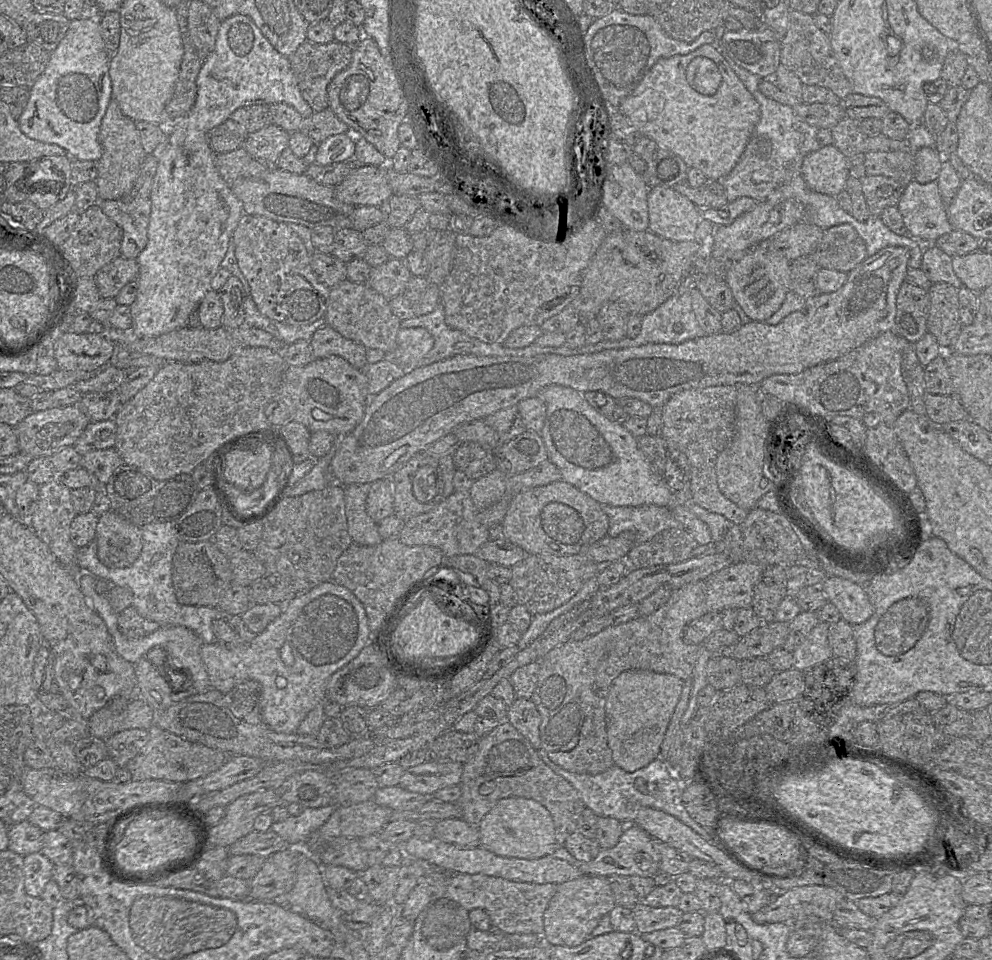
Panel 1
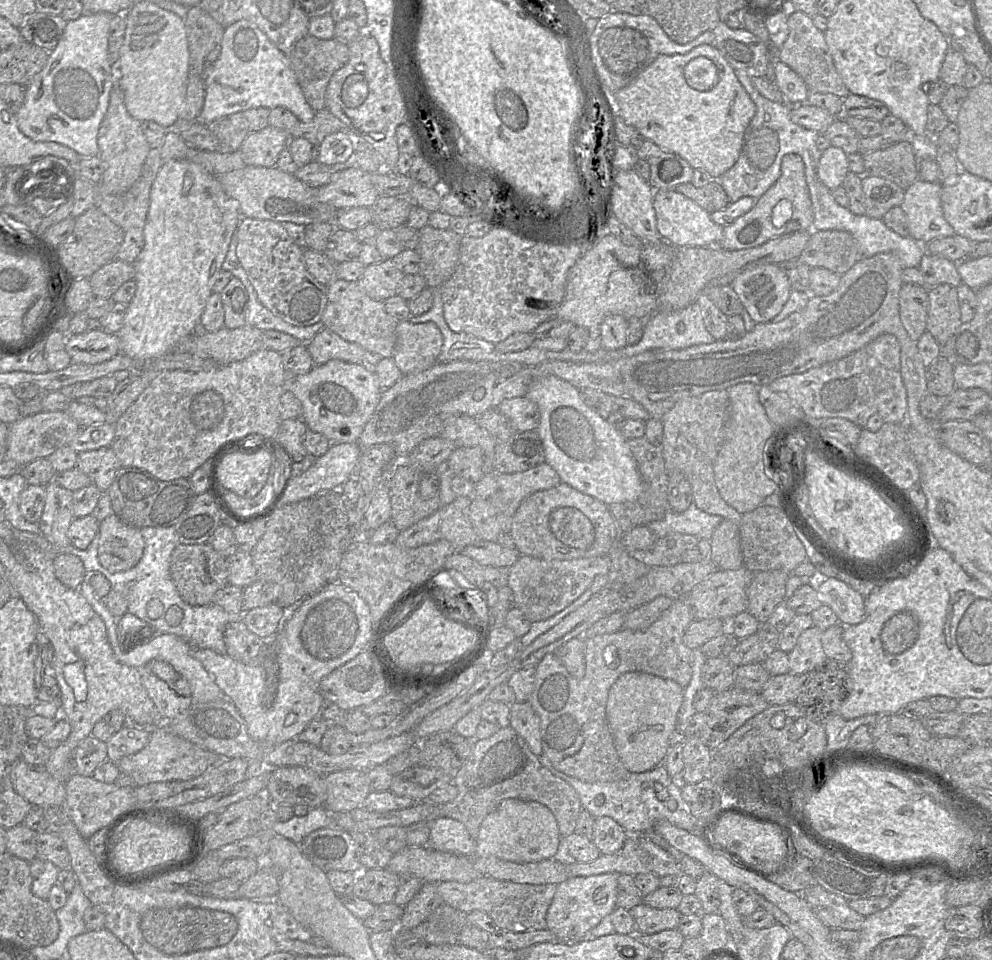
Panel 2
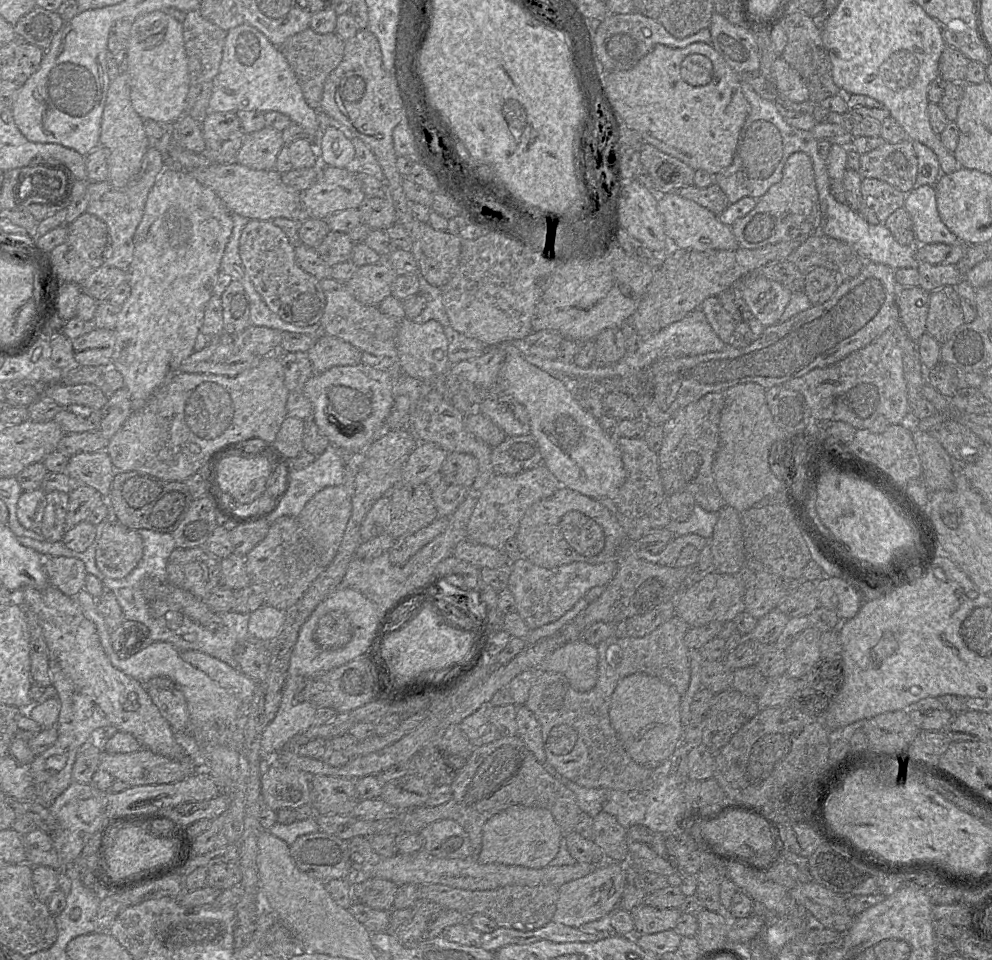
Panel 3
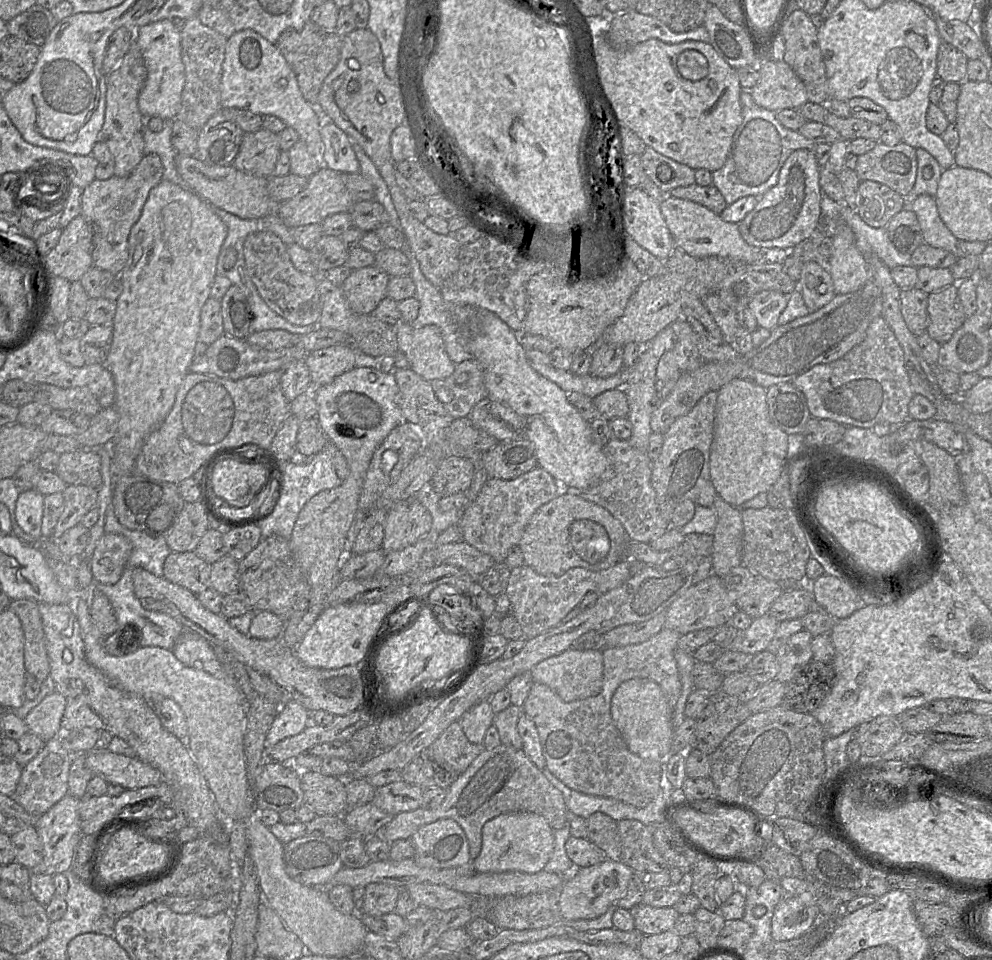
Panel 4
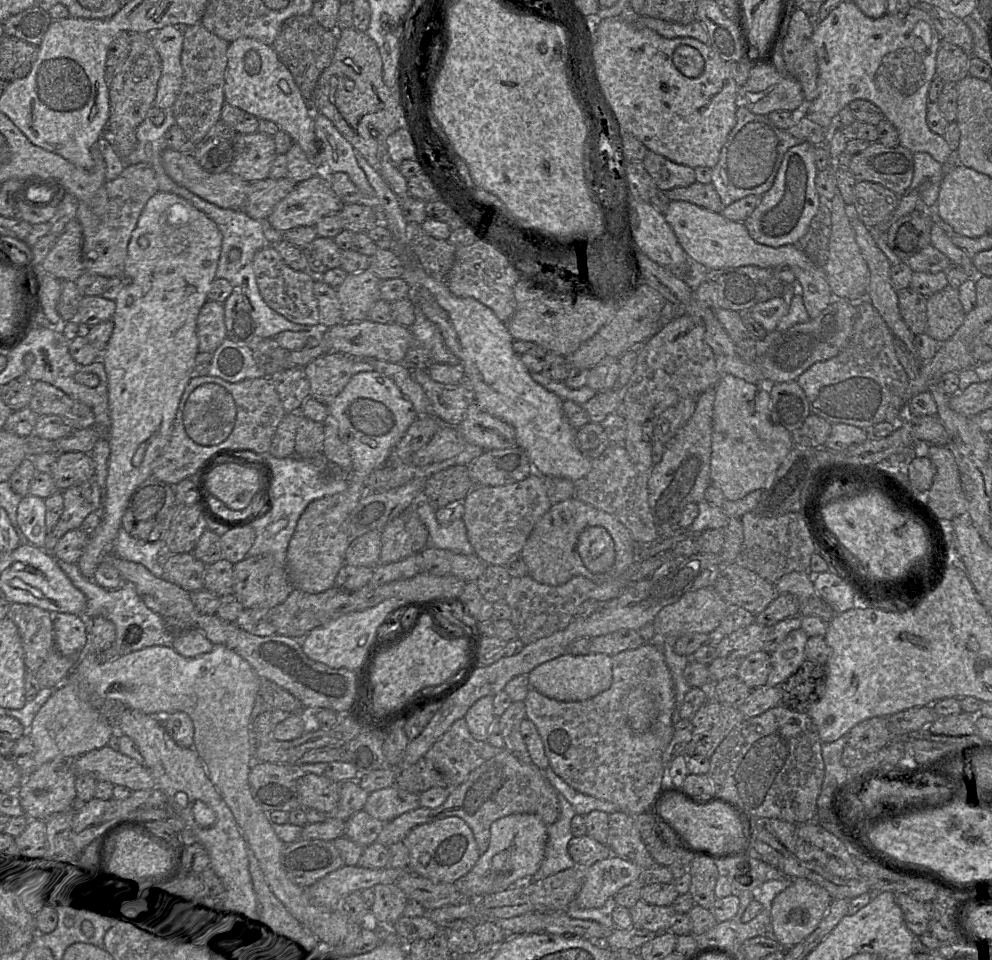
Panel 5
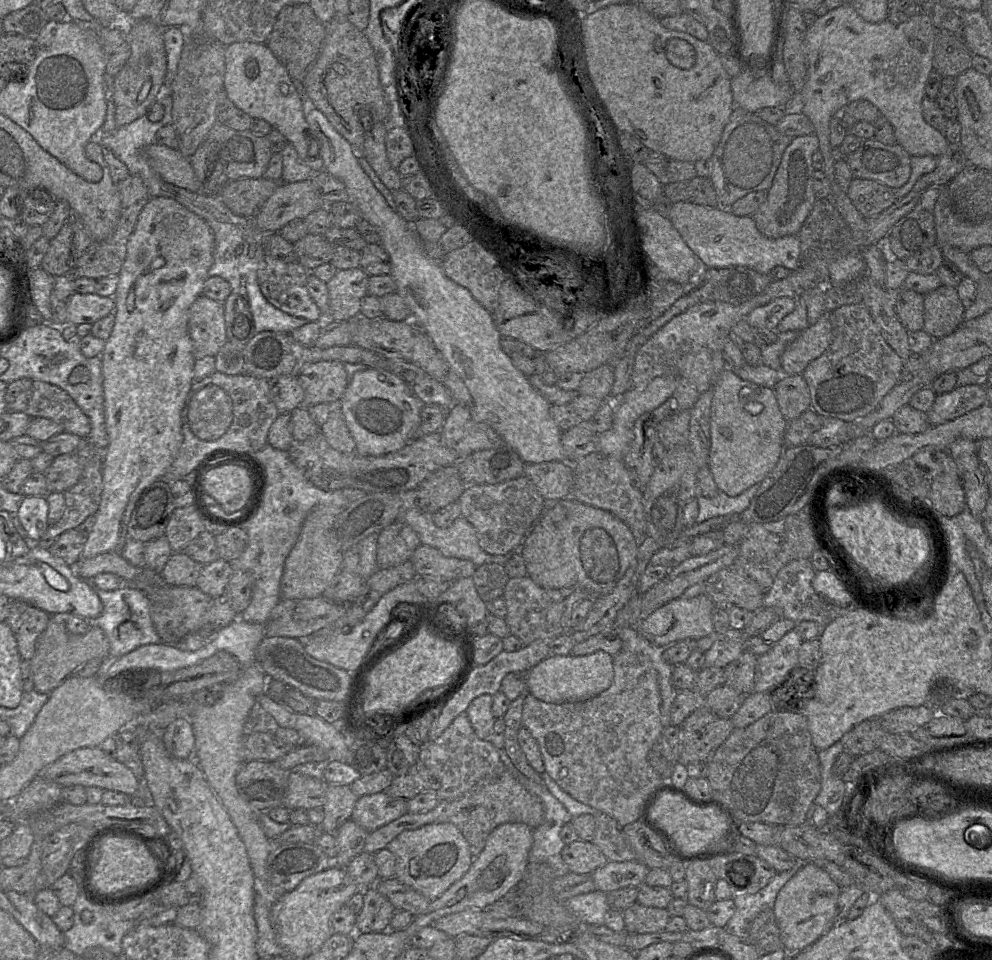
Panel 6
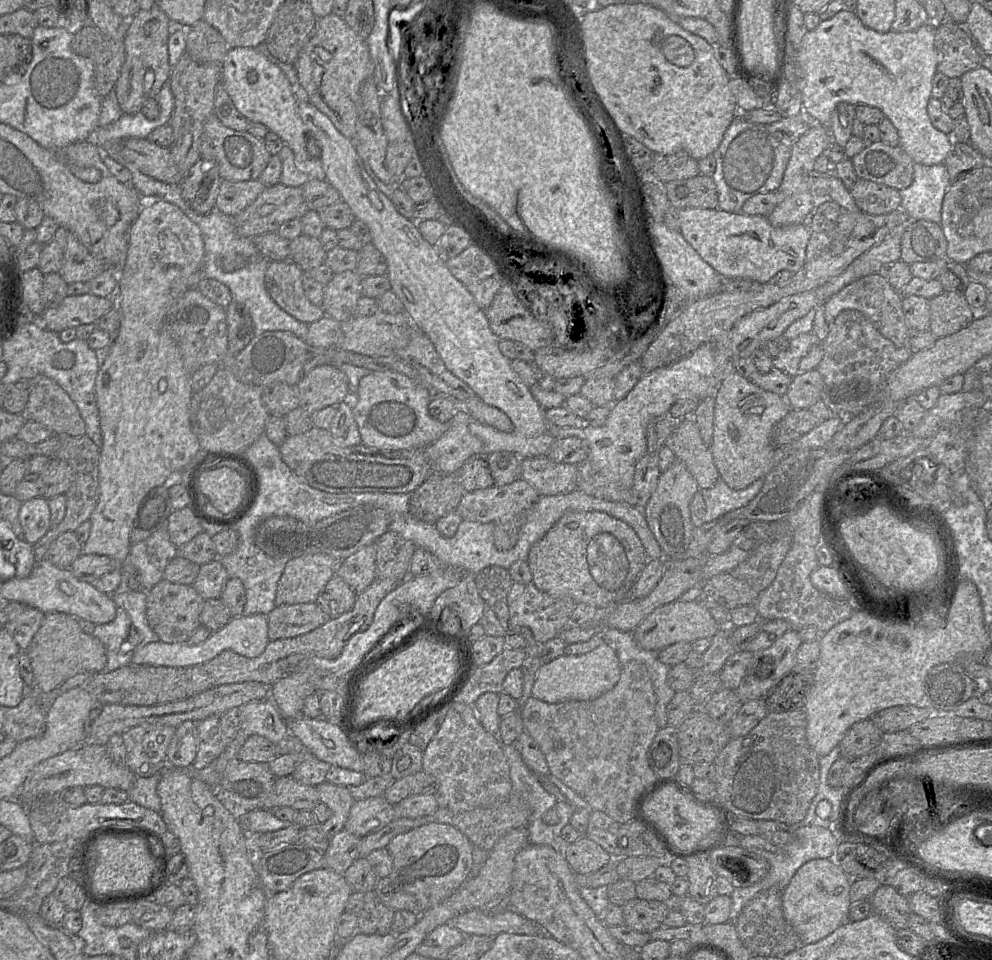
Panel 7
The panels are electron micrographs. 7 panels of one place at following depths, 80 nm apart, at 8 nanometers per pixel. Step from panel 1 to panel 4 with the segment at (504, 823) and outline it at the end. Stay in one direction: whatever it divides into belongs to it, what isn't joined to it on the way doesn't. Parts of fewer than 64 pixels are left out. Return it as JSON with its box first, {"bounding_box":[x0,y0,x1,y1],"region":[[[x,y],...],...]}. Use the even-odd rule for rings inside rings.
{"bounding_box":[472,812,554,874],"region":[[[534,812],[501,814],[482,827],[482,849],[472,868],[480,873],[518,871],[534,874],[543,870],[554,850],[554,830],[547,820]]]}

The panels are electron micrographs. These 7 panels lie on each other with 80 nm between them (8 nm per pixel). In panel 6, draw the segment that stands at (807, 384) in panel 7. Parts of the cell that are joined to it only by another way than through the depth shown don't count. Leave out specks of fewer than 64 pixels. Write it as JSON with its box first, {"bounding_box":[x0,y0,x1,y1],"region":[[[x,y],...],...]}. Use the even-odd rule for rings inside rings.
{"bounding_box":[773,374,810,422],"region":[[[801,374],[783,375],[773,389],[779,409],[787,422],[810,408],[808,385]]]}

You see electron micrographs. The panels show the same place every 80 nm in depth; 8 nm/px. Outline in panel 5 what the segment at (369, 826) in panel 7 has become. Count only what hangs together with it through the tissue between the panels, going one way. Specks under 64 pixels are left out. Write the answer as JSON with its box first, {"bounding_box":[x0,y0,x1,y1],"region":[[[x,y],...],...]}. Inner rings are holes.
{"bounding_box":[363,785,419,823],"region":[[[396,785],[368,795],[363,810],[371,817],[387,823],[419,807],[419,794],[404,791]]]}

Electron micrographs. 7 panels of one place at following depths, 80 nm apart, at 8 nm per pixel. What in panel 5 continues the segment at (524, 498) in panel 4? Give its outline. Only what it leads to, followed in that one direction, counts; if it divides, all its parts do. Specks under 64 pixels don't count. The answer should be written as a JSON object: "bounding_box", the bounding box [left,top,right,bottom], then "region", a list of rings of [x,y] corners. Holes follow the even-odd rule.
{"bounding_box":[462,471,552,566],"region":[[[536,471],[528,477],[501,486],[474,485],[463,500],[462,521],[475,554],[486,565],[504,566],[508,559],[521,552],[540,517],[552,505],[546,490],[546,477]]]}

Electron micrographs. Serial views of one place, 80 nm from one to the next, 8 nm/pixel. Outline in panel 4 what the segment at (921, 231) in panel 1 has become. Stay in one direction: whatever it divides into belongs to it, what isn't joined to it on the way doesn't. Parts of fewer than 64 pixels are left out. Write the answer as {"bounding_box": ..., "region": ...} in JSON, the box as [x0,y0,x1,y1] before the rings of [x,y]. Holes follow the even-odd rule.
{"bounding_box":[909,194,964,258],"region":[[[921,194],[909,200],[909,207],[915,212],[921,227],[924,243],[945,249],[953,253],[957,258],[964,255],[960,247],[960,241],[949,231],[941,220],[935,197]]]}

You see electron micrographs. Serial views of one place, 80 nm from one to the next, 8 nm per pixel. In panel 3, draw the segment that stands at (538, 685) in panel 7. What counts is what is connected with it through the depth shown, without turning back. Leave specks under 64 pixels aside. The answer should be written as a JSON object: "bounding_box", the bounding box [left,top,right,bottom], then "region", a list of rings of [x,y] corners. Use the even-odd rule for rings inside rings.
{"bounding_box":[538,637,598,692],"region":[[[581,637],[557,648],[548,655],[538,670],[564,675],[578,692],[591,690],[598,678],[598,651]]]}

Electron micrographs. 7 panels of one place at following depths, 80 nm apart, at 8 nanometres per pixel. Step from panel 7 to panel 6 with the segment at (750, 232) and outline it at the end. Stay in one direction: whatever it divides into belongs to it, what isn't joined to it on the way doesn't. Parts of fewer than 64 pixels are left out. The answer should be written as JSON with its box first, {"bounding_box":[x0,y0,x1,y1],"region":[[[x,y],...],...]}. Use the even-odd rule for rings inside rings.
{"bounding_box":[668,202,800,274],"region":[[[676,202],[671,207],[668,219],[707,268],[745,266],[762,274],[770,274],[776,266],[783,266],[791,271],[800,267],[798,236],[795,234],[777,239],[768,238],[758,230],[752,216],[736,216],[722,207]]]}

